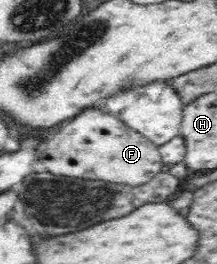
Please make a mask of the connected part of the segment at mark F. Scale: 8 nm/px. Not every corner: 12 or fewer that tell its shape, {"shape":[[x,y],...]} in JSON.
{"shape":[[98,106],[57,123],[55,174],[137,186],[166,168],[155,143]]}

